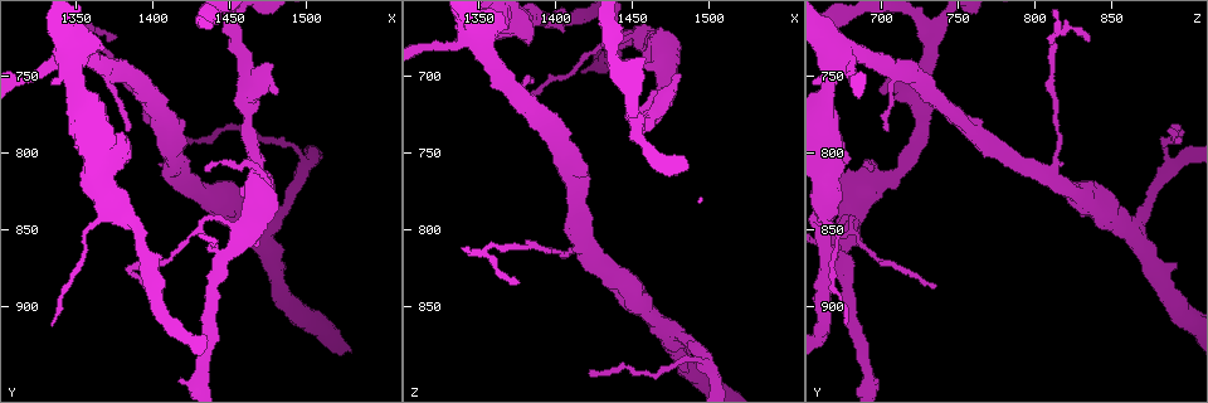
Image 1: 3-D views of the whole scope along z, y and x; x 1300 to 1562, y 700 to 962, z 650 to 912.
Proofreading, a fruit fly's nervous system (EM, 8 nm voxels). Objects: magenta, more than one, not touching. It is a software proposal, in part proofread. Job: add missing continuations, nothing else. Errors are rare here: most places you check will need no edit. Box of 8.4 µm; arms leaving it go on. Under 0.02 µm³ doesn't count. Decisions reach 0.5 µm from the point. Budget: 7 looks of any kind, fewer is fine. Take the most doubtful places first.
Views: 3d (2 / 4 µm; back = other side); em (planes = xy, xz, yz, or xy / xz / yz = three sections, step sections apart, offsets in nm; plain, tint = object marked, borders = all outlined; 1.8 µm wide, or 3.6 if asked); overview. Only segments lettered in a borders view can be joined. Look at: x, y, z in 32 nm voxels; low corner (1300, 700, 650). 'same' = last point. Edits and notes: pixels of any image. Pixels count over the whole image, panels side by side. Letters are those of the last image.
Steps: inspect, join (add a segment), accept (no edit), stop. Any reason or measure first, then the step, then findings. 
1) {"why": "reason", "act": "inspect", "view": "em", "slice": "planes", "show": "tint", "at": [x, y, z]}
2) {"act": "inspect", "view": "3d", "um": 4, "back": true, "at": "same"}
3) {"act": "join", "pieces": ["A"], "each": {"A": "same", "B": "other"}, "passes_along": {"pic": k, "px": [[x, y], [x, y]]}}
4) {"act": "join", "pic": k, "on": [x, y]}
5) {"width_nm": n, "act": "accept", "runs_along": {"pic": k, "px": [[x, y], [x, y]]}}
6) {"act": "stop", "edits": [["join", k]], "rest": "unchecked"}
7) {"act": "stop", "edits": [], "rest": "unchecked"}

{"why": "stops while still wide", "act": "inspect", "view": "em", "slice": "planes", "show": "borders", "at": [1480, 760, 700]}

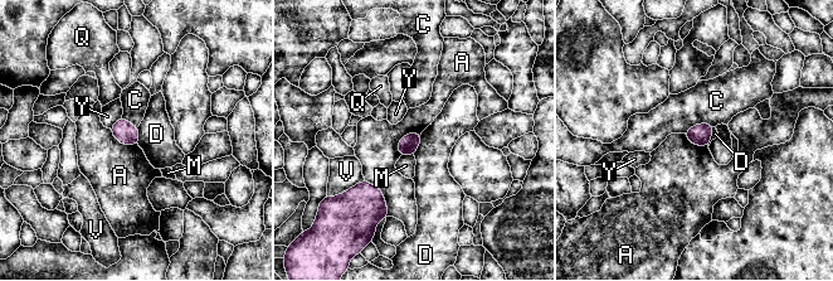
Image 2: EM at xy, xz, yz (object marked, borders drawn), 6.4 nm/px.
{"act": "accept", "each": {"A": "other", "C": "other", "D": "other", "M": "other", "Q": "other", "V": "other", "Y": "other"}, "found": "no lettered segment goes on from it"}

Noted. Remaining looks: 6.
{"why": "tapers out", "act": "inspect", "view": "em", "slice": "xz", "step": 8, "show": "tint", "at": [1334, 910, 676]}

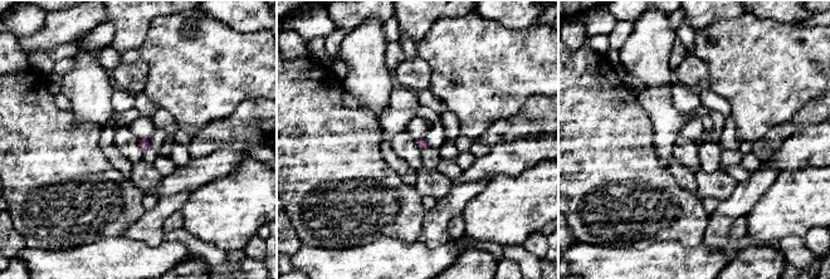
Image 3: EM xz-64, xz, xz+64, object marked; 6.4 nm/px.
{"why": "another direction", "act": "inspect", "view": "em", "slice": "planes", "show": "borders", "at": "same"}

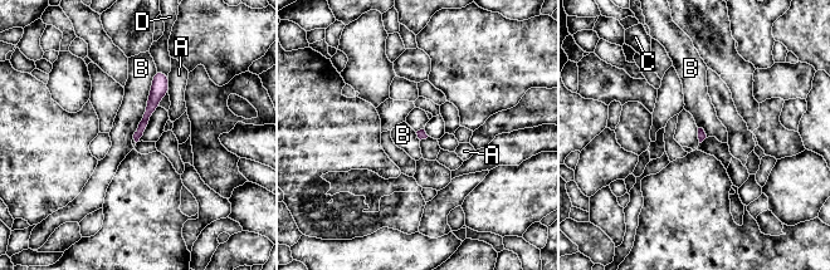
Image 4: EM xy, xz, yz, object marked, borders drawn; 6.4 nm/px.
{"act": "accept", "each": {"A": "other", "B": "other", "C": "other", "D": "other"}, "runs_along": {"pic": 4, "px": [[159, 74], [159, 91], [137, 134]]}, "found": "no lettered segment goes on from it"}

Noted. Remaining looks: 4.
{"why": "branch stops here", "act": "inspect", "view": "em", "slice": "yz", "step": 16, "show": "borders", "at": [1394, 886, 736]}

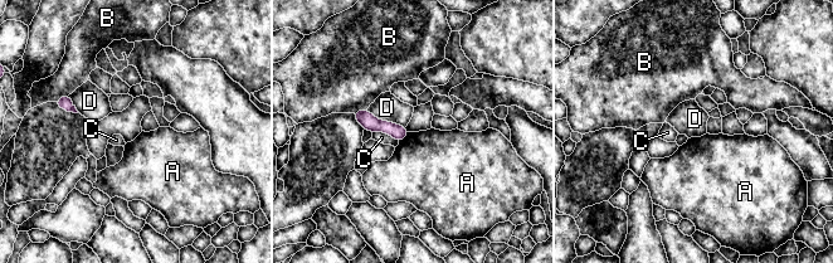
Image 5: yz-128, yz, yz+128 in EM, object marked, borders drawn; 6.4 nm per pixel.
{"act": "accept", "each": {"A": "other", "B": "other", "C": "other", "D": "other"}, "border": {"pic": 5, "px": [[409, 132], [399, 144]]}, "found": "no lettered segment goes on from it"}

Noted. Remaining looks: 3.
{"act": "stop", "edits": [], "rest": "unchecked"}

